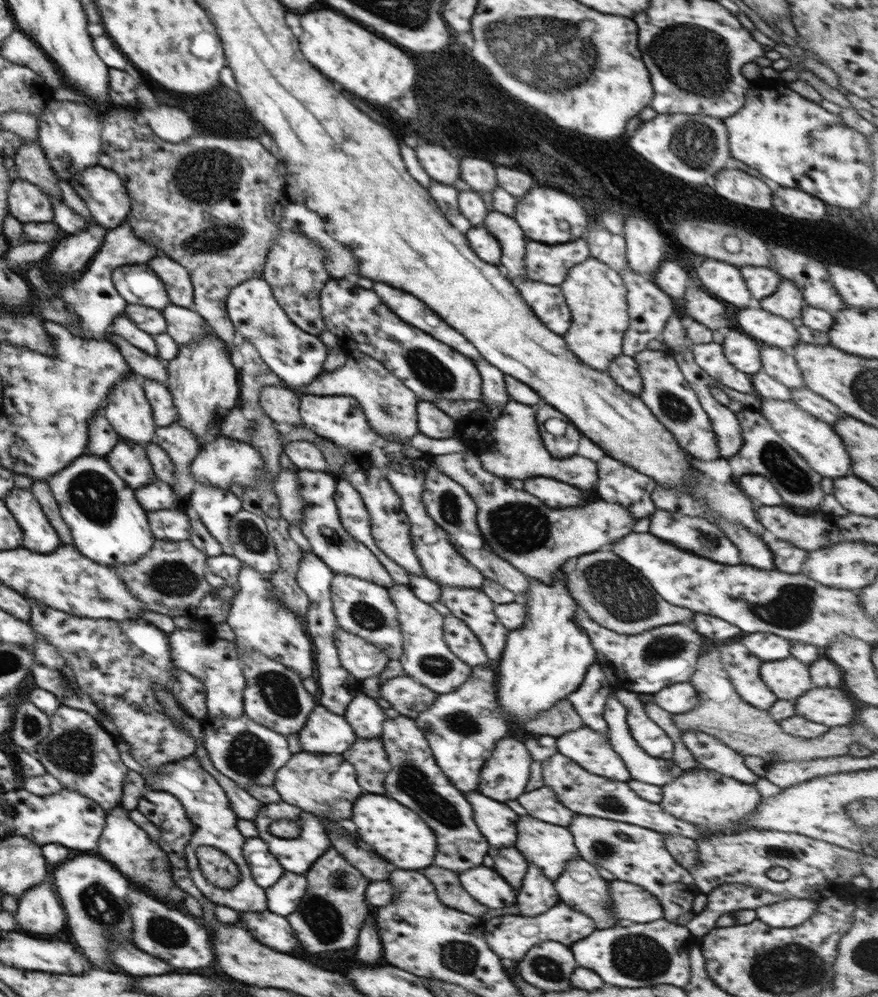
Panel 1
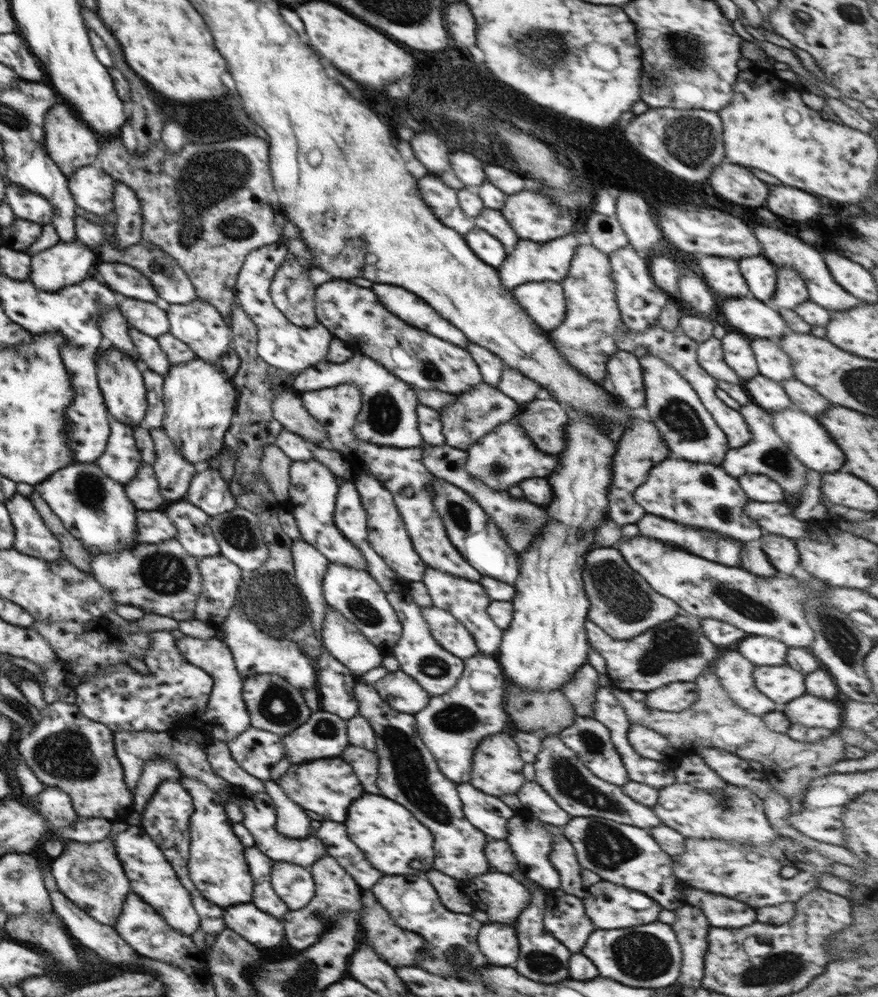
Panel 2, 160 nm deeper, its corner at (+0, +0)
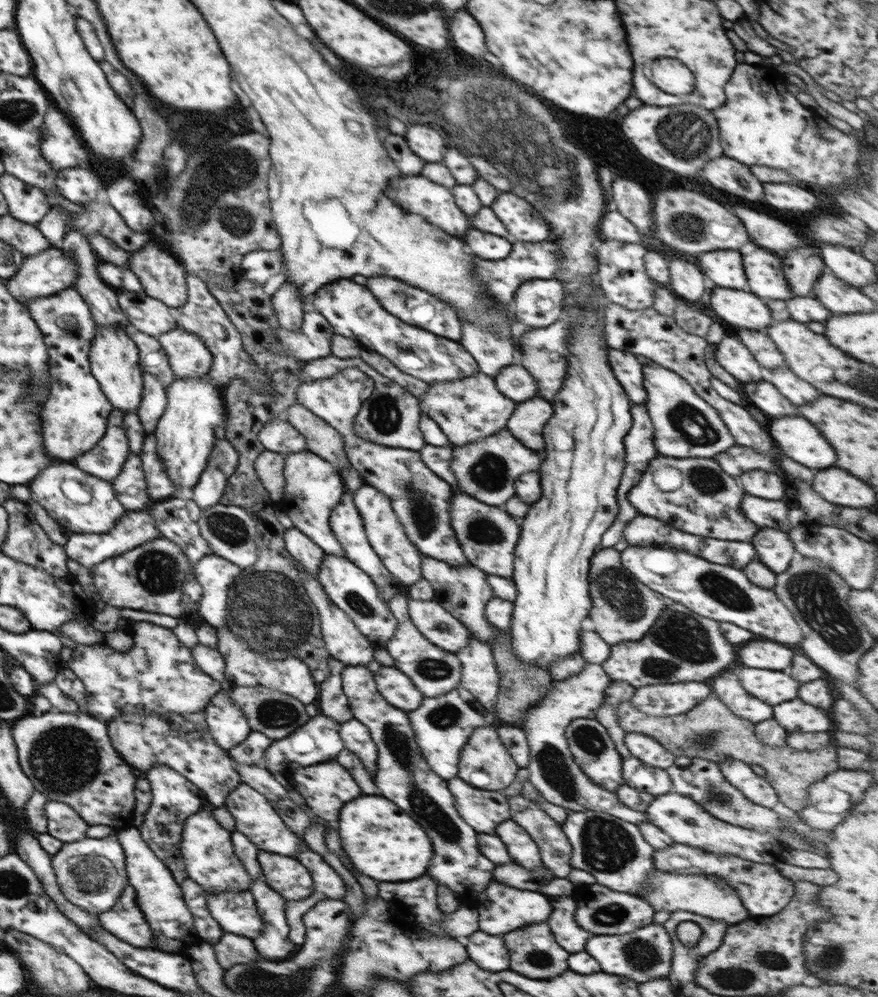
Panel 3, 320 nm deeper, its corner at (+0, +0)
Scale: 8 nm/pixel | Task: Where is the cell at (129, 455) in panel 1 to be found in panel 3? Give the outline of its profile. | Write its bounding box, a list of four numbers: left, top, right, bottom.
[72,409,130,481]

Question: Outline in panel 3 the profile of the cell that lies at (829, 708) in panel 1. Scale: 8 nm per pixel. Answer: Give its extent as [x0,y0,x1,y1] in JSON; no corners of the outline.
[773,698,832,732]

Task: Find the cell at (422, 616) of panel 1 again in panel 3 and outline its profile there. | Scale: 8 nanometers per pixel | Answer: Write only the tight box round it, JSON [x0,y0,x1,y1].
[384,594,461,698]

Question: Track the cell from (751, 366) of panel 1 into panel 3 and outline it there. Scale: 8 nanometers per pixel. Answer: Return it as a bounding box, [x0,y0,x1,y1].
[716,336,763,383]

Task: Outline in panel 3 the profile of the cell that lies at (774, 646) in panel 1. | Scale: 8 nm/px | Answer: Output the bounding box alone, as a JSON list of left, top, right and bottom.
[740,640,794,670]

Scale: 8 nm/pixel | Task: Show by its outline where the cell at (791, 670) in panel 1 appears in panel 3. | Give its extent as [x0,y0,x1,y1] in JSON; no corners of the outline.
[738,668,800,706]

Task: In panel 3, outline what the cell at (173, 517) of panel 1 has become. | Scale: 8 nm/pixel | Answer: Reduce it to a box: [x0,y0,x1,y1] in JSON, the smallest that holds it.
[63,511,162,572]

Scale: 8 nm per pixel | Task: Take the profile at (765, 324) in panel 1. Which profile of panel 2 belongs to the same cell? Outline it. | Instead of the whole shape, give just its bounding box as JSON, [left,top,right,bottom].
[719,298,788,341]

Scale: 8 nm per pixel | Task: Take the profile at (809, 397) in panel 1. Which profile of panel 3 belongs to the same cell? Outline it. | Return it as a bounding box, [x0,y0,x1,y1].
[762,366,820,404]

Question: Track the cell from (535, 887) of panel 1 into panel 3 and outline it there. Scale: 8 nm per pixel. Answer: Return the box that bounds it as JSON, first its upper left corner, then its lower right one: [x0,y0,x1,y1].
[504,924,570,978]

